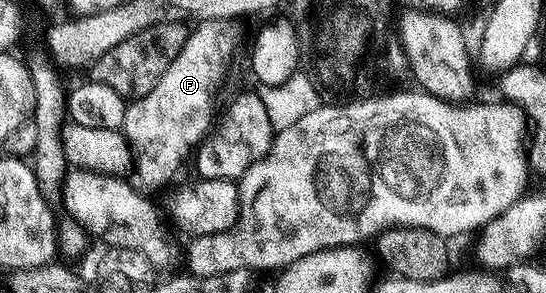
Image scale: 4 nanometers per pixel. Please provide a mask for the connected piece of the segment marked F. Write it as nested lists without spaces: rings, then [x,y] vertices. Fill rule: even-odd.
[[[199,21],[191,29],[184,48],[180,48],[180,56],[158,78],[156,88],[126,107],[122,130],[140,154],[142,149],[143,158],[141,154],[137,159],[136,170],[138,166],[138,178],[146,186],[164,185],[181,168],[190,146],[196,145],[209,130],[211,133],[214,93],[221,88],[238,46],[236,35],[218,34],[218,28],[217,21]]]

